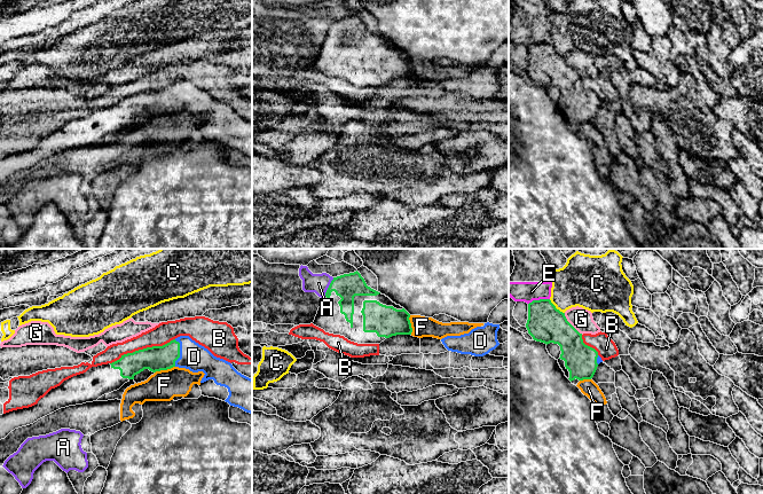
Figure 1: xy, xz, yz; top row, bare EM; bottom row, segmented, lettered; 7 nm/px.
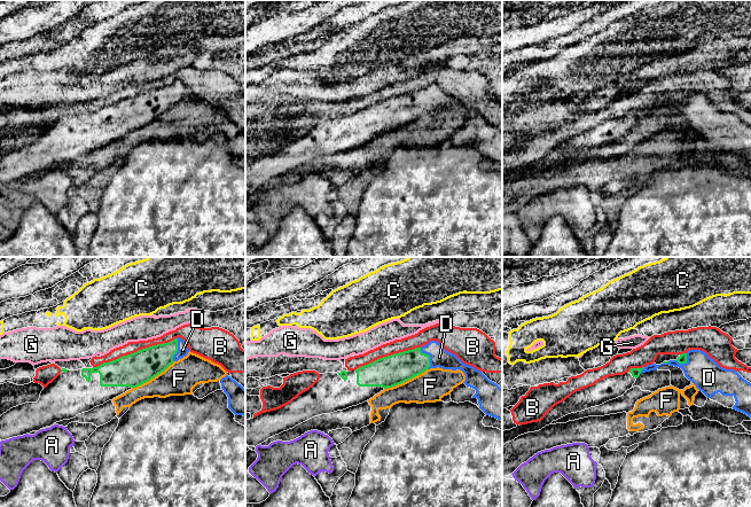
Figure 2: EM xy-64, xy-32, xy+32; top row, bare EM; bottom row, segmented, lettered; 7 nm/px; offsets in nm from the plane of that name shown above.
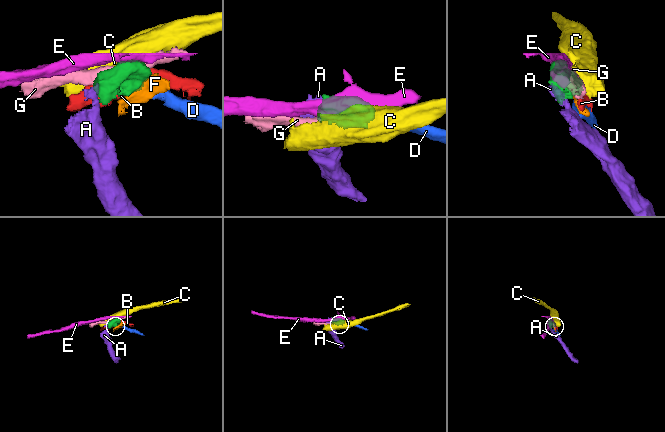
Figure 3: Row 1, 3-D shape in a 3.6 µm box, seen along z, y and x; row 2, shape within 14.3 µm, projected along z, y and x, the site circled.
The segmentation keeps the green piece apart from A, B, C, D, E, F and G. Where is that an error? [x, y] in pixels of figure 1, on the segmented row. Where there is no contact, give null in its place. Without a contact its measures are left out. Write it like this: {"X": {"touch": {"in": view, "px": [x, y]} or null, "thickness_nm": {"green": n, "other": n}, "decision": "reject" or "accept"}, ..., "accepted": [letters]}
{"A": {"touch": {"in": "xz", "px": [329, 287]}, "thickness_nm": {"green": 170, "other": 140}, "decision": "reject"}, "B": {"touch": {"in": "xy", "px": [143, 349]}, "thickness_nm": {"green": 180, "other": 150}, "decision": "reject"}, "C": {"touch": {"in": "yz", "px": [555, 307]}, "thickness_nm": {"green": 260, "other": 320}, "decision": "reject"}, "D": {"touch": {"in": "xy", "px": [179, 353]}, "thickness_nm": {"green": 180, "other": 190}, "decision": "accept"}, "E": {"touch": {"in": "yz", "px": [540, 299]}, "thickness_nm": {"green": 260, "other": 140}, "decision": "reject"}, "F": {"touch": {"in": "xy", "px": [164, 369]}, "thickness_nm": {"green": 180, "other": 220}, "decision": "reject"}, "G": {"touch": {"in": "yz", "px": [571, 324]}, "thickness_nm": {"green": 260, "other": 150}, "decision": "reject"}, "accepted": ["D"]}

